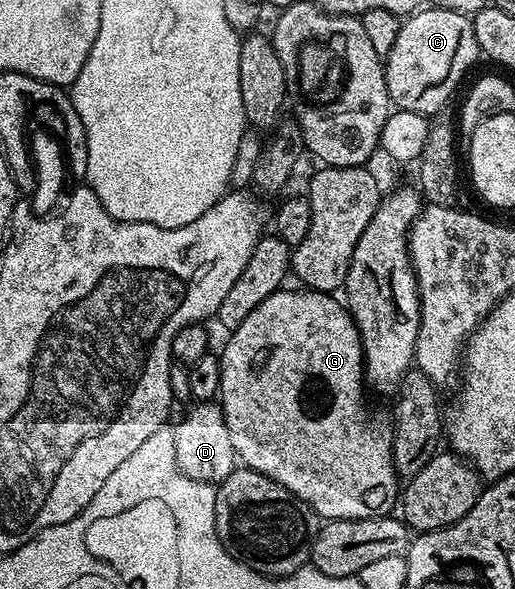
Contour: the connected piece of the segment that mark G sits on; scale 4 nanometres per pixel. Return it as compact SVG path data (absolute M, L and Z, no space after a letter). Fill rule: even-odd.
M281 289L270 297L266 297L266 301L262 301L262 305L258 305L258 309L251 311L246 317L246 321L242 321L242 325L231 328L229 335L232 336L225 341L224 351L219 352L222 381L220 382L218 404L224 412L226 428L230 433L231 444L236 450L236 458L243 466L249 467L251 471L257 471L274 481L278 481L278 485L282 485L290 493L298 496L306 505L310 505L321 520L373 519L379 515L389 514L395 503L397 506L398 496L402 491L402 479L401 476L397 475L396 466L392 460L392 423L372 415L367 401L364 400L364 391L366 392L364 350L356 322L352 320L352 312L341 300L340 303L336 300L335 294L307 289L288 290ZM264 343L276 343L276 348L272 354L272 363L268 363L268 371L264 371L264 375L255 375L248 368L248 363L252 363L252 355L256 355L257 349Z

